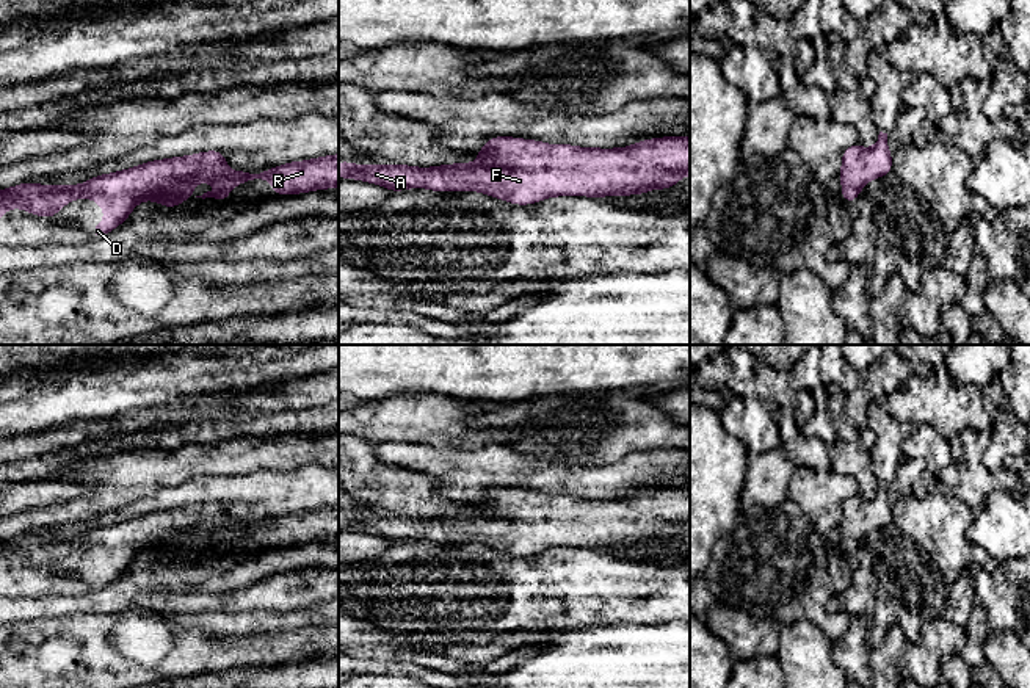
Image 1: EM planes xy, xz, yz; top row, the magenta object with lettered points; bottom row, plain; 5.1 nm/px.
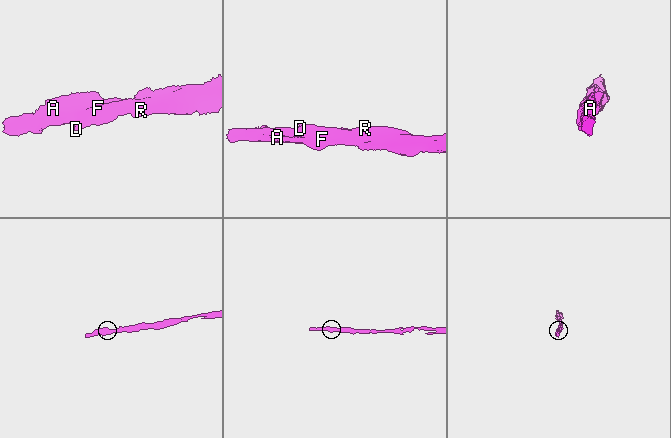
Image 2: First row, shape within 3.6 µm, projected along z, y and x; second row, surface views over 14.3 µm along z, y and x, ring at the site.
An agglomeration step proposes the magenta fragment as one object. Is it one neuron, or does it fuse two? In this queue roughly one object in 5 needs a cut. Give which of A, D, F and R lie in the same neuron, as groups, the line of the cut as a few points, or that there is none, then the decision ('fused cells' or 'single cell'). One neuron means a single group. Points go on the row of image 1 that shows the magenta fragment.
groups A D F R; cut none; single cell

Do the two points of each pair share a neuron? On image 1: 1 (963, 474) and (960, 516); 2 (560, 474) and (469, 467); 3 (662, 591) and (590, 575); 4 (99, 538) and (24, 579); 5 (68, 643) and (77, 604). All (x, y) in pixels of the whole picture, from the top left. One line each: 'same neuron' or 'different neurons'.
1: different neurons
2: same neuron
3: same neuron
4: same neuron
5: different neurons

